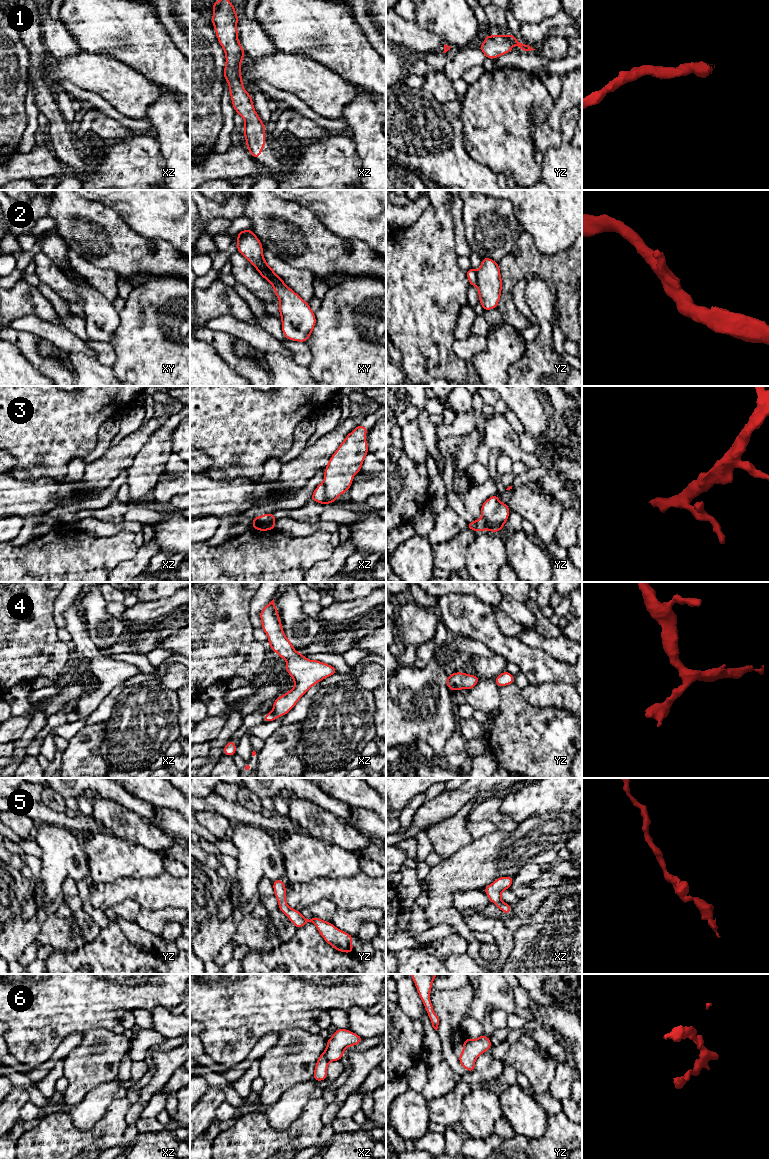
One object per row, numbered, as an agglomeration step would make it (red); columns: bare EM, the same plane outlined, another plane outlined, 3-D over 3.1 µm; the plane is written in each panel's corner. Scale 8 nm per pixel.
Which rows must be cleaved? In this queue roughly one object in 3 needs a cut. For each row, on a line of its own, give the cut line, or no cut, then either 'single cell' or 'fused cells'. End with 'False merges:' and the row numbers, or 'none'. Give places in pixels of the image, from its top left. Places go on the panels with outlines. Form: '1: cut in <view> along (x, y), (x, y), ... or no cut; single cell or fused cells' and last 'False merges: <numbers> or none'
1: no cut; single cell
2: cut in yz along (475, 272), (476, 285); fused cells
3: cut in xz along (323, 482), (325, 488), (324, 503); fused cells
4: no cut; single cell
5: no cut; single cell
6: cut in xz along (323, 1052), (329, 1061); fused cells
False merges: 2, 3, 6

